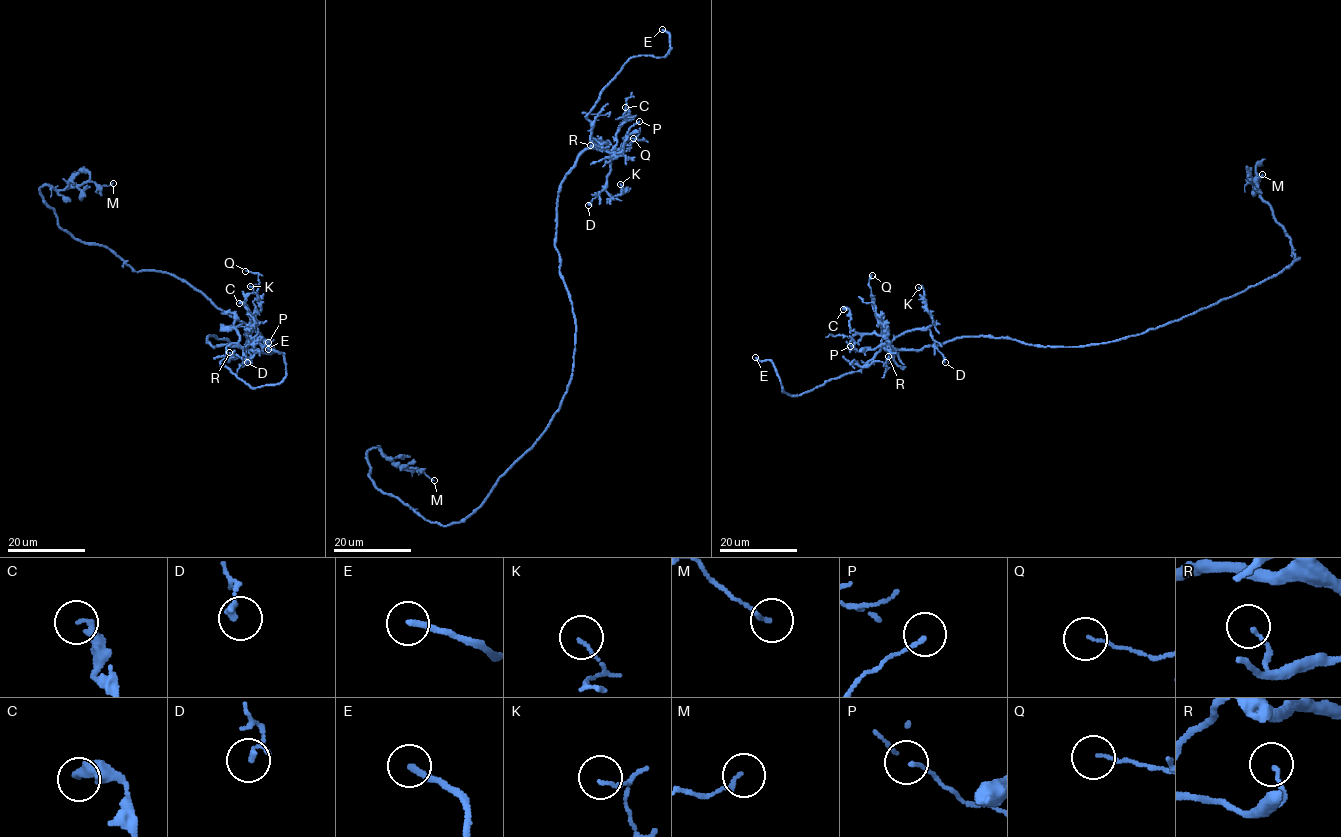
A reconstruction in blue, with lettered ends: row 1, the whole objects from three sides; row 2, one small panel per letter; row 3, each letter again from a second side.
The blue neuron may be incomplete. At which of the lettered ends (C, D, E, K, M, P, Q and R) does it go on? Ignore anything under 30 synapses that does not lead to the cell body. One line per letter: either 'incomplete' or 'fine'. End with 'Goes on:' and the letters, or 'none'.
C: fine
D: fine
E: incomplete
K: fine
M: fine
P: fine
Q: fine
R: fine
Goes on: E

